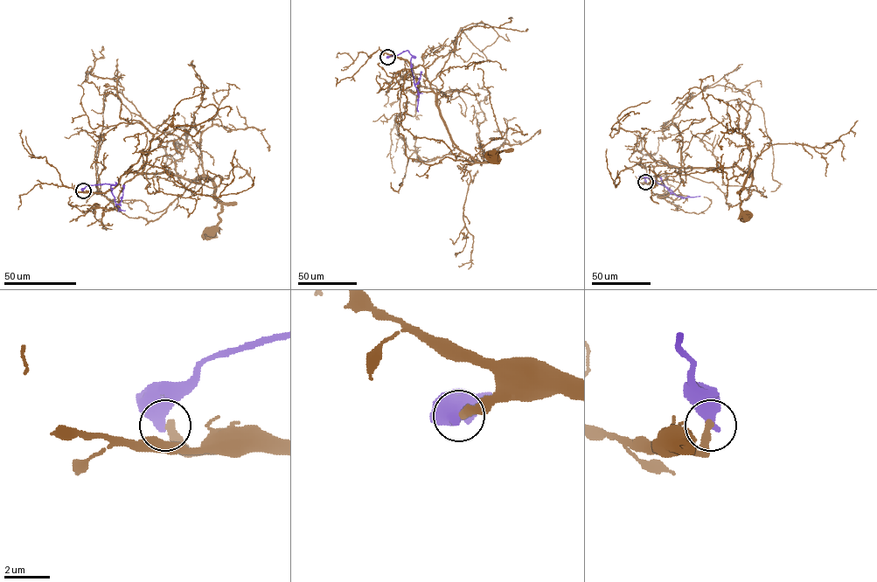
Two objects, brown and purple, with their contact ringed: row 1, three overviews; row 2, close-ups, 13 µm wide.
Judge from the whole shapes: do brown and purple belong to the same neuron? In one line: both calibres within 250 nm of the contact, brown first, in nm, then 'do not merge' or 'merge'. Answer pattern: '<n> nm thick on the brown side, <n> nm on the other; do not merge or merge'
360 nm thick on the brown side, 550 nm on the other; do not merge

